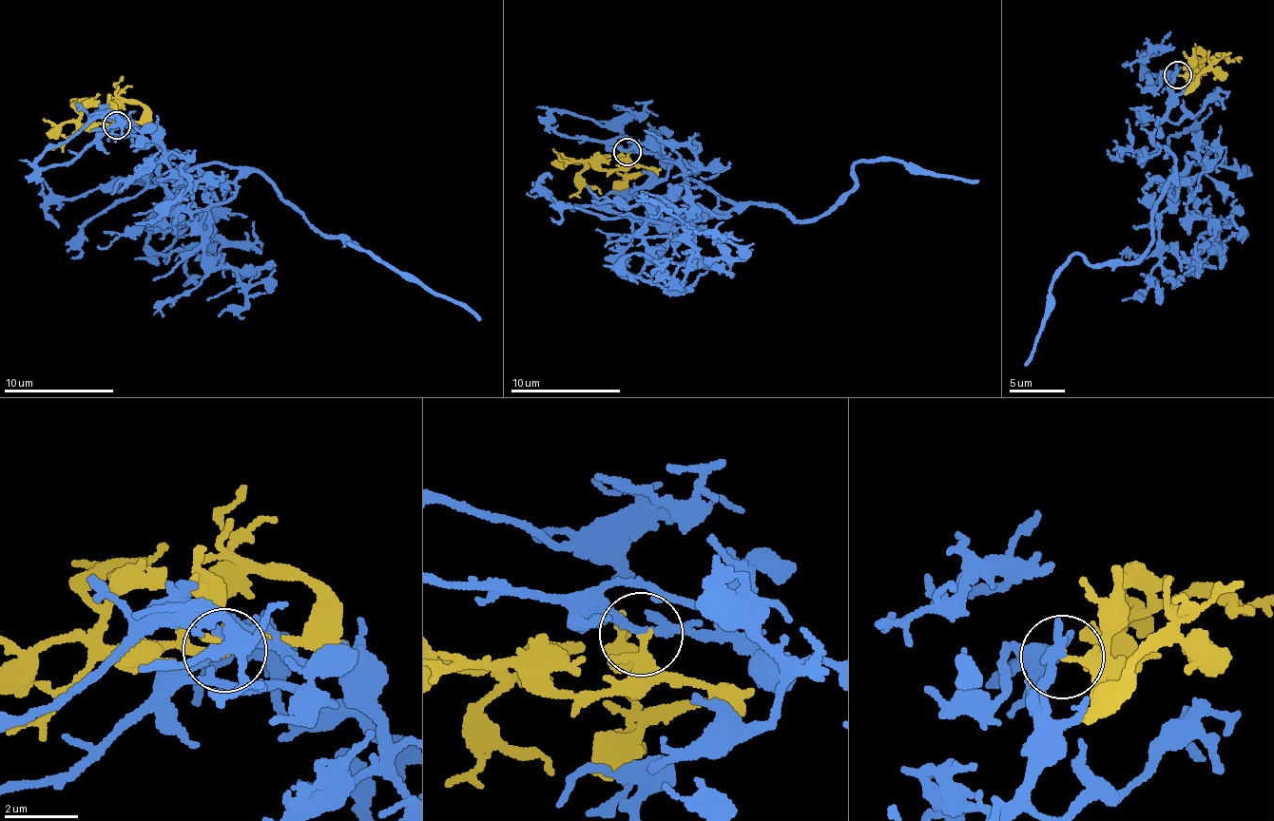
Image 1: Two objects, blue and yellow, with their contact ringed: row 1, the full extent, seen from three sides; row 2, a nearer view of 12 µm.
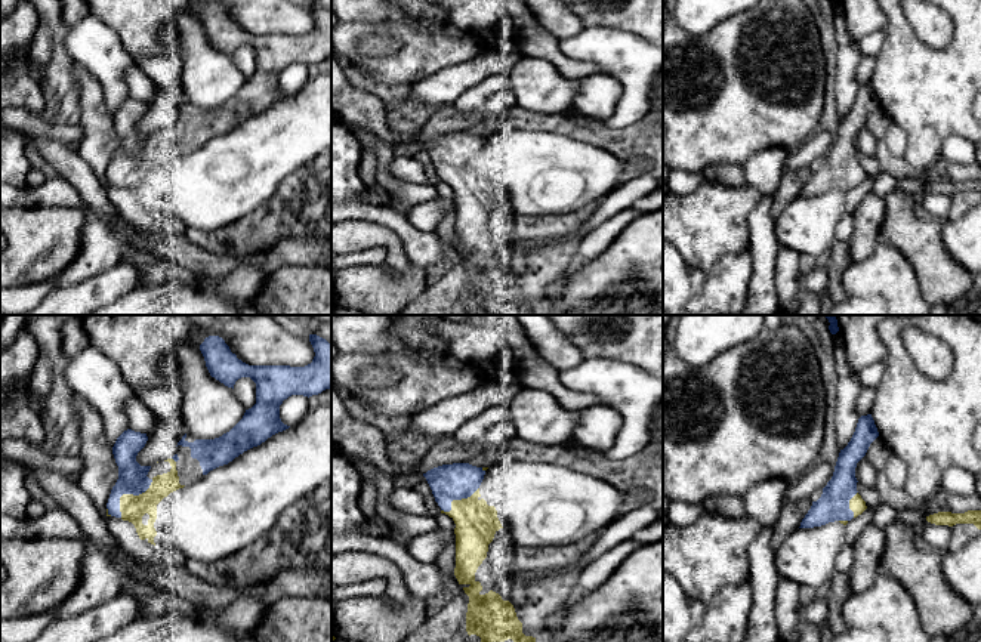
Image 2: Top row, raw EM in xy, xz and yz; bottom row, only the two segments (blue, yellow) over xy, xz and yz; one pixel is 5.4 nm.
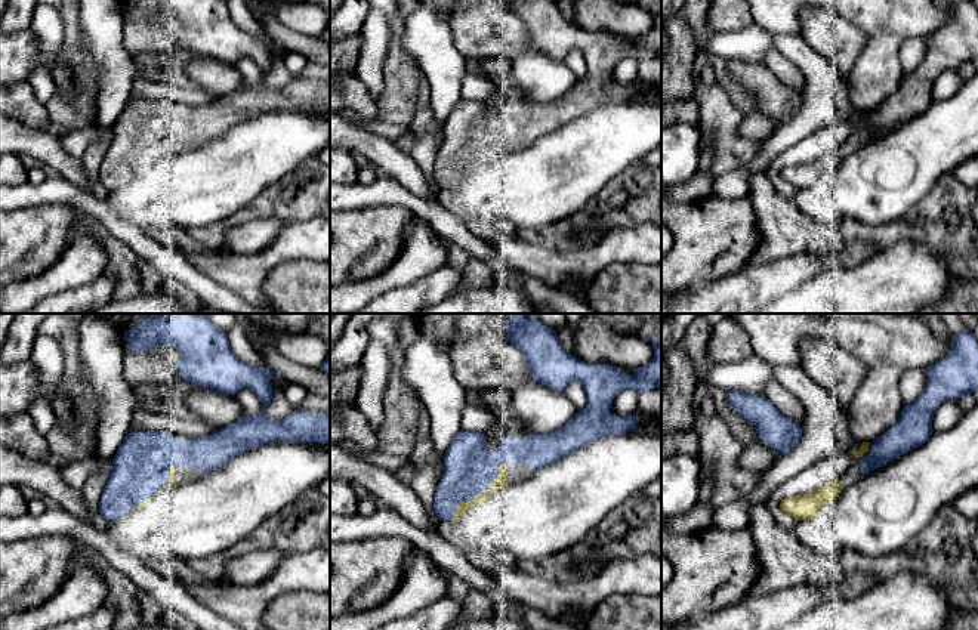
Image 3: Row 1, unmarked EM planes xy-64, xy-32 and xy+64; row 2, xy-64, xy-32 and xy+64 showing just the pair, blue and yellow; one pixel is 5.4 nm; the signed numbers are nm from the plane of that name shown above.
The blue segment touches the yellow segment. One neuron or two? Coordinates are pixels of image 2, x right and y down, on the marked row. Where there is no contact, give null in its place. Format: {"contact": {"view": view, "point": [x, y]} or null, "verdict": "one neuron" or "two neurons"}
{"contact": {"view": "xy", "point": [127, 493]}, "verdict": "one neuron"}

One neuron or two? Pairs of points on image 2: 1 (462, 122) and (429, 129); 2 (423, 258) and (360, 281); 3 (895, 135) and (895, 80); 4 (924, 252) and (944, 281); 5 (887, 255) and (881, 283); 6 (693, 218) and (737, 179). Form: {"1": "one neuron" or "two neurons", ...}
{"1": "one neuron", "2": "two neurons", "3": "two neurons", "4": "one neuron", "5": "one neuron", "6": "two neurons"}

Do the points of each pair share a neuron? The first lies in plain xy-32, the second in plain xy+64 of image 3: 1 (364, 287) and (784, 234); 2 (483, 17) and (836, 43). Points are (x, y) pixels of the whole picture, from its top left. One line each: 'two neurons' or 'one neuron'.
1: one neuron
2: two neurons

